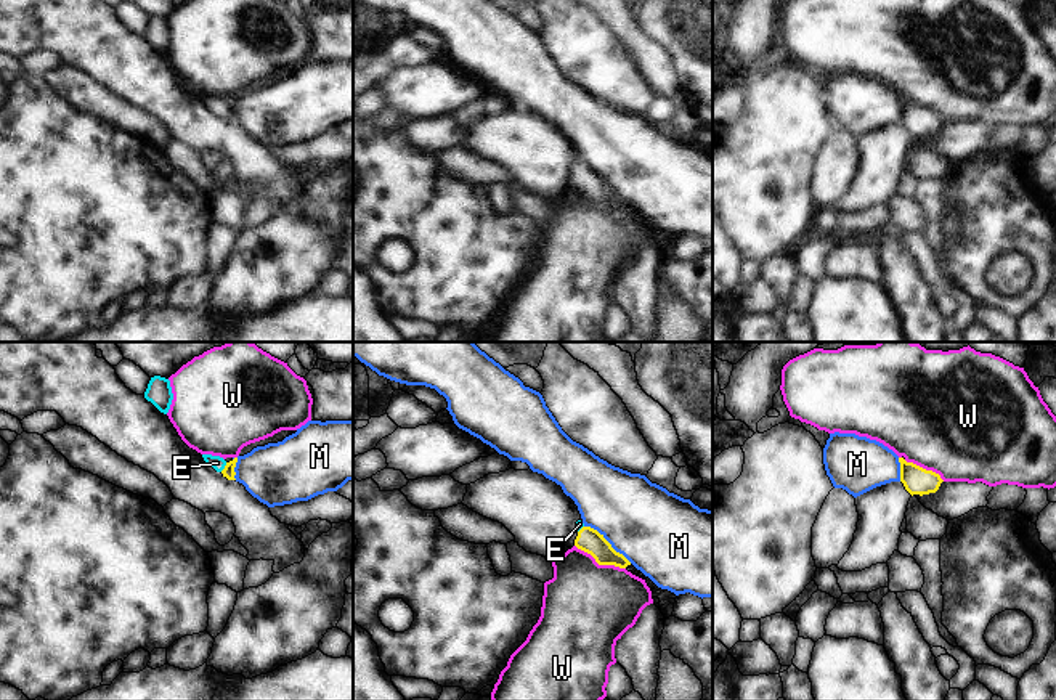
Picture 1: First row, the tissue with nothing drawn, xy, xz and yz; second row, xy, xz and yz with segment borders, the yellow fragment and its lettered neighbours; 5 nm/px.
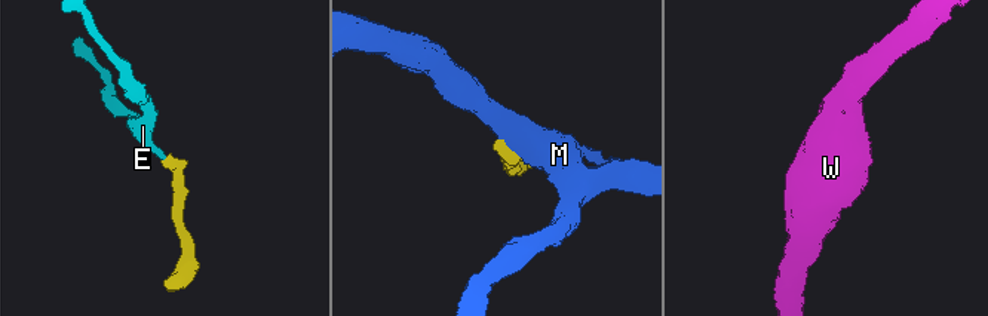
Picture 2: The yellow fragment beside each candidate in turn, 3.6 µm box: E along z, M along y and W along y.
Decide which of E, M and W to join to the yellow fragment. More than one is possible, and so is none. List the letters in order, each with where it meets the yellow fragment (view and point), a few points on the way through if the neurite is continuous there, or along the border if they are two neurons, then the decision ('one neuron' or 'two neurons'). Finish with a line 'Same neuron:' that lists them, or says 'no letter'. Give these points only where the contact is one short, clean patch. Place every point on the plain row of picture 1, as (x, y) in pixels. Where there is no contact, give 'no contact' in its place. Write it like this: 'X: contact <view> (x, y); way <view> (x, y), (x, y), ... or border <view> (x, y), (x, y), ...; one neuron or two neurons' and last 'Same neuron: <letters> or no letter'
E: contact xy (225, 108); way xy (228, 111), (225, 108), (217, 103); one neuron
M: contact xz (609, 183); border xz (584, 166), (596, 170), (631, 203); two neurons
W: contact xz (601, 204); border xz (575, 185), (599, 204), (613, 204), (625, 209); two neurons
Same neuron: E

